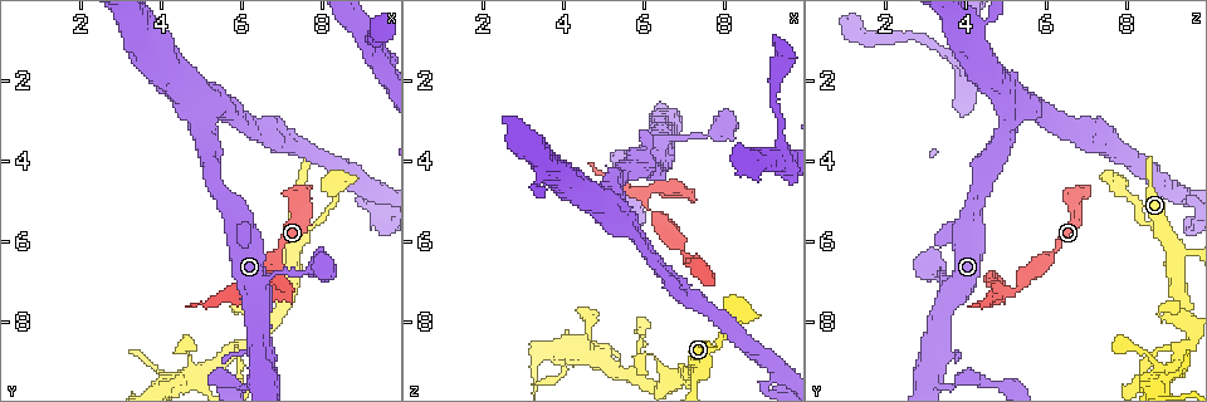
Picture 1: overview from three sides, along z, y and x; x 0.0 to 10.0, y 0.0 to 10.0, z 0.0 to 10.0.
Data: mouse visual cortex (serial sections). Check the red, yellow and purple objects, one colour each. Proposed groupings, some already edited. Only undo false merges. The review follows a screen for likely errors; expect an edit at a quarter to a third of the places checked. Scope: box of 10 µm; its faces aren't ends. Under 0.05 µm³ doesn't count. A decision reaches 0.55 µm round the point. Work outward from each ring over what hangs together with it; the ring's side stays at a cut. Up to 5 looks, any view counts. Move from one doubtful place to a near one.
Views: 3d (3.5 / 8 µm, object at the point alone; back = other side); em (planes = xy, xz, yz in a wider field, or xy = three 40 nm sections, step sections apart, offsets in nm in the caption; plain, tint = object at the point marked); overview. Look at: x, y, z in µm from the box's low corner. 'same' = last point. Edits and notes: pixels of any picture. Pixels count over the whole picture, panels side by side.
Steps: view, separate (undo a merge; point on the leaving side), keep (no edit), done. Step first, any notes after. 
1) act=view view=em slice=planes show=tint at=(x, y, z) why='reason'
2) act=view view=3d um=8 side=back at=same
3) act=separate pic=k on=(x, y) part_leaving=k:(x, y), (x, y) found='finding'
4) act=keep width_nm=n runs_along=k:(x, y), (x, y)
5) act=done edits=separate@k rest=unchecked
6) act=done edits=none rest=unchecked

act=view view=em slice=planes show=tint at=(6.05, 7.25, 4.85)

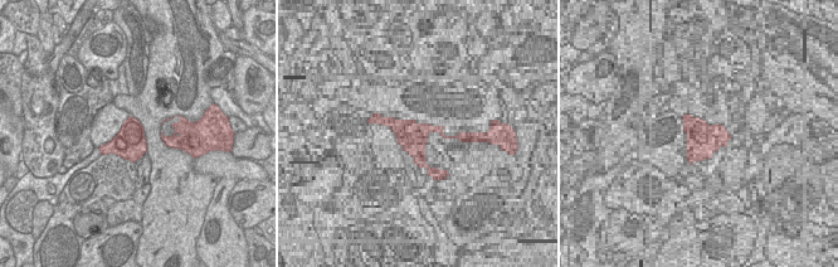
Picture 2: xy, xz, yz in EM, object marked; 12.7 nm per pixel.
act=view view=3d um=3.5 at=same

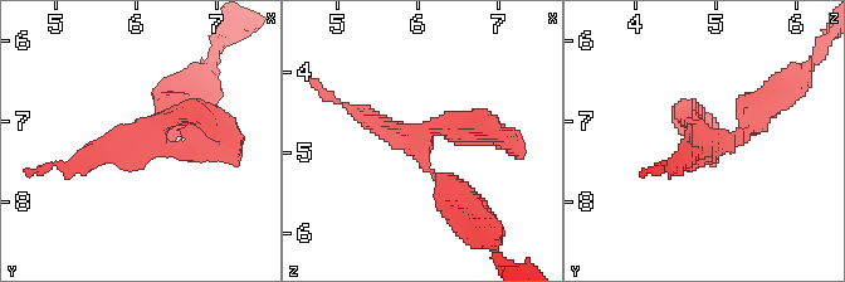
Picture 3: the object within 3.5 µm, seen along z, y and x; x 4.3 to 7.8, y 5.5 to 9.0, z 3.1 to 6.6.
act=keep width_nm=400 runs_along=3:(459, 199), (424, 164), (420, 135), (489, 129) found='continuous, no second cell'

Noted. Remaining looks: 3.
act=view view=3d um=8 at=(4.90, 9.35, 9.00) why='four-way junction'

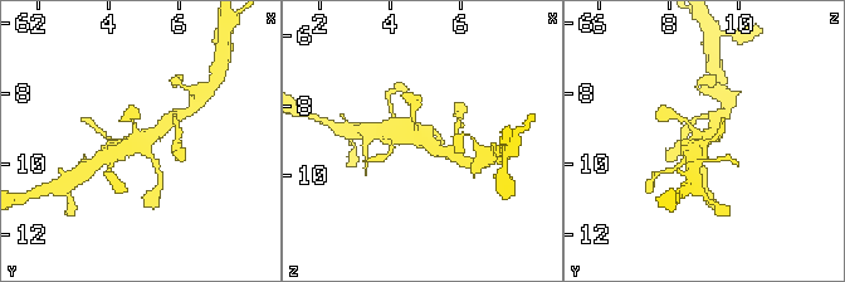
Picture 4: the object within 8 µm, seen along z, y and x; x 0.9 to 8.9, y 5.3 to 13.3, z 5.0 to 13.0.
act=view view=em slice=xy step=3 show=tint at=same arms=4 arm_widths_nm=150,150,300,500

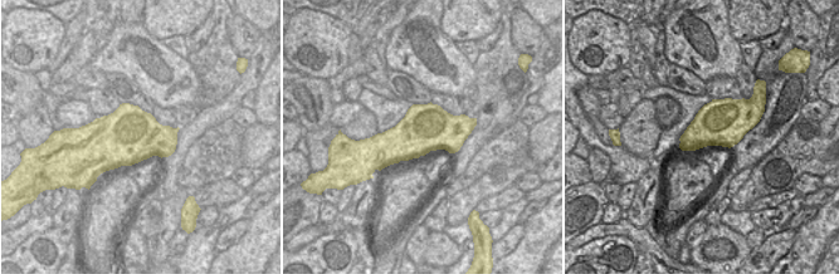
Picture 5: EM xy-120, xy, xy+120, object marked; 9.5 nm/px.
act=keep width_nm=460 runs_along=4:(169, 121), (155, 134), (107, 154) found='all the same cell'

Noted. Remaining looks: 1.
act=done edits=none rest=unchecked

